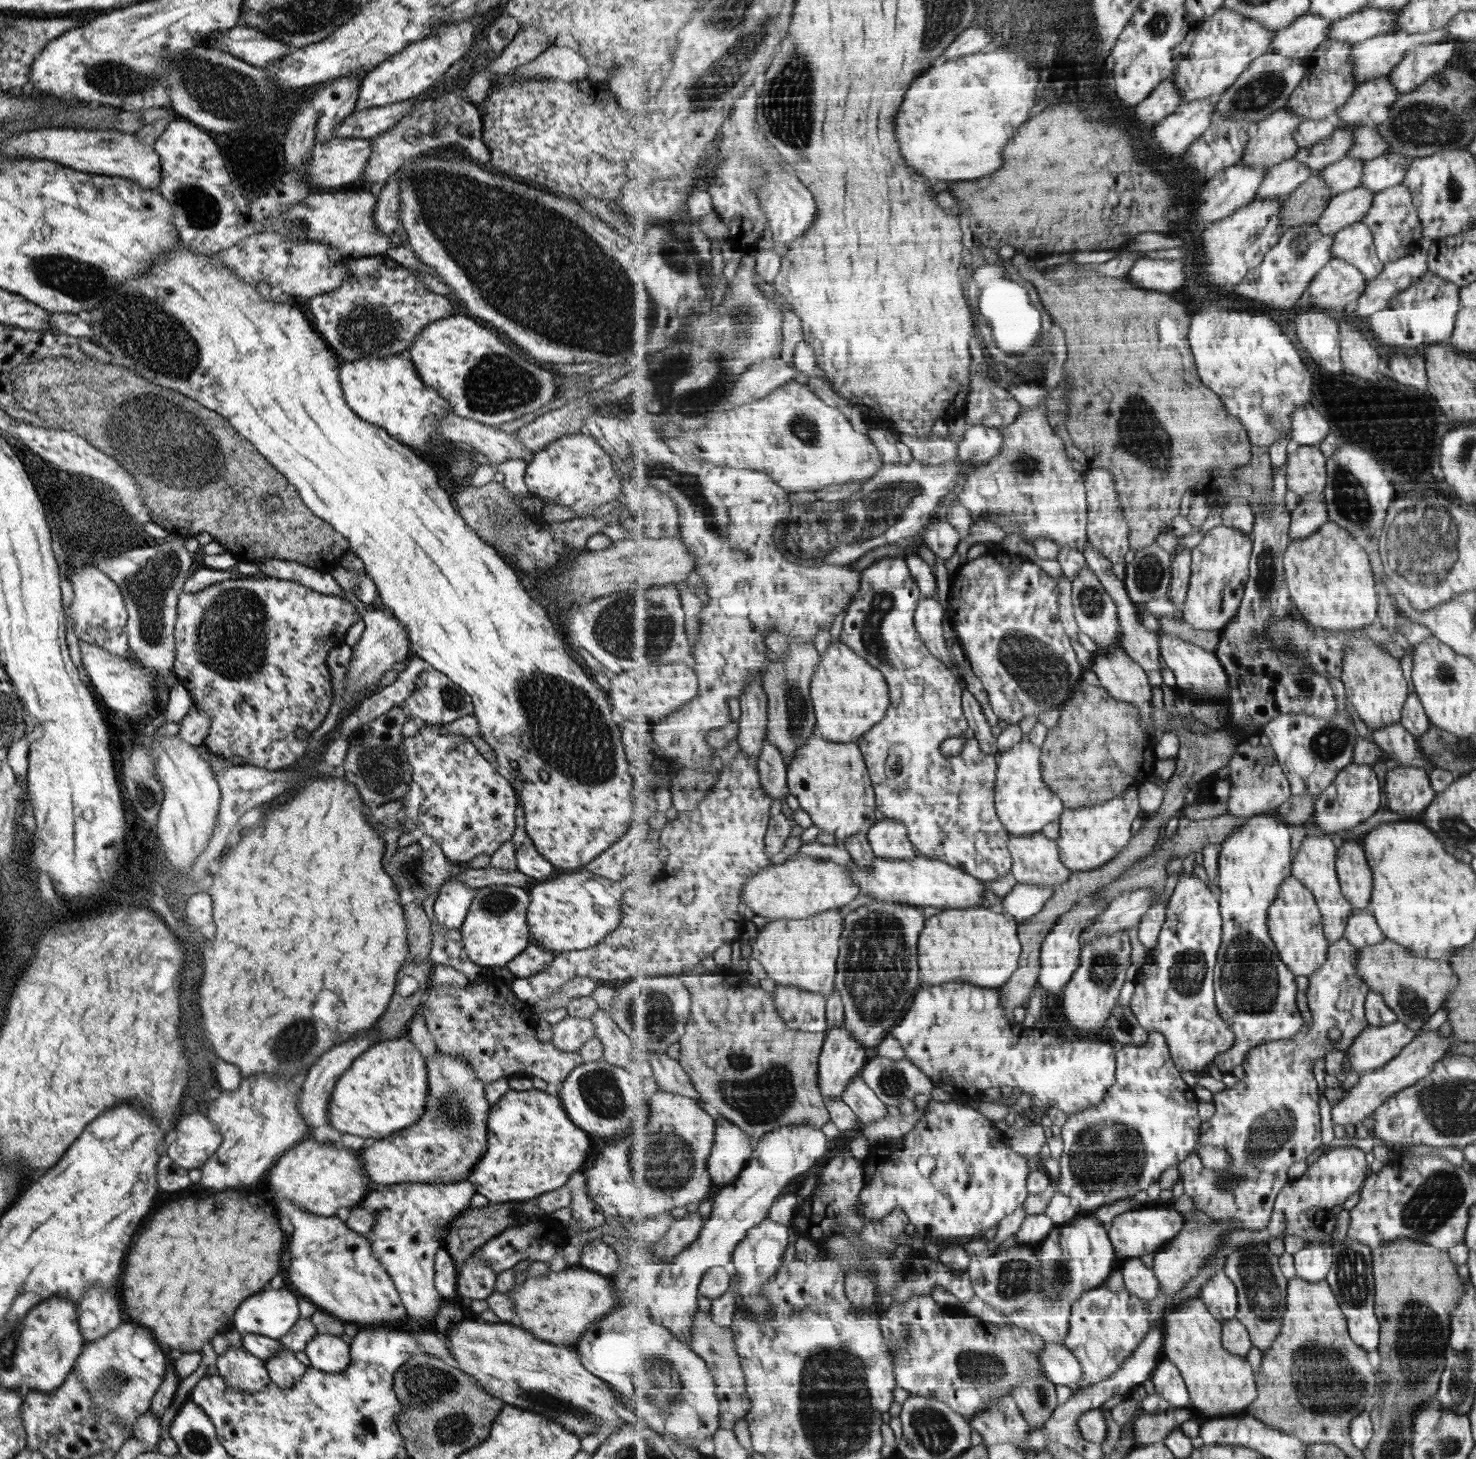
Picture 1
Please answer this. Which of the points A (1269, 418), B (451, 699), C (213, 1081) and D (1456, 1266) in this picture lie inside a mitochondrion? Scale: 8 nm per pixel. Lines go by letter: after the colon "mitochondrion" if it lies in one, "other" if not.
A: mitochondrion
B: mitochondrion
C: other
D: other

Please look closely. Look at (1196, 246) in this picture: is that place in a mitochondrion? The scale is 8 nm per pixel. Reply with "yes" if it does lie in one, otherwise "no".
no

